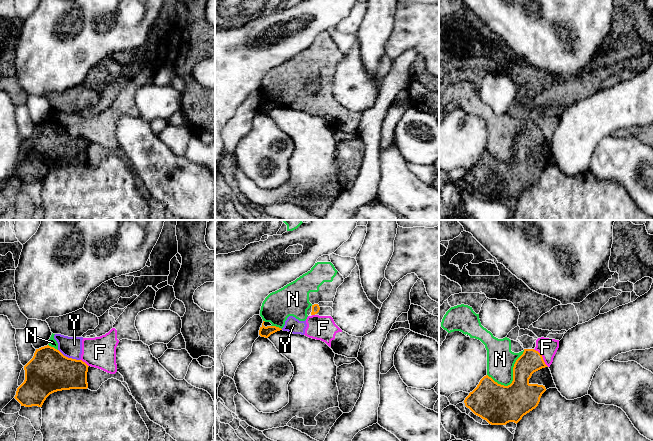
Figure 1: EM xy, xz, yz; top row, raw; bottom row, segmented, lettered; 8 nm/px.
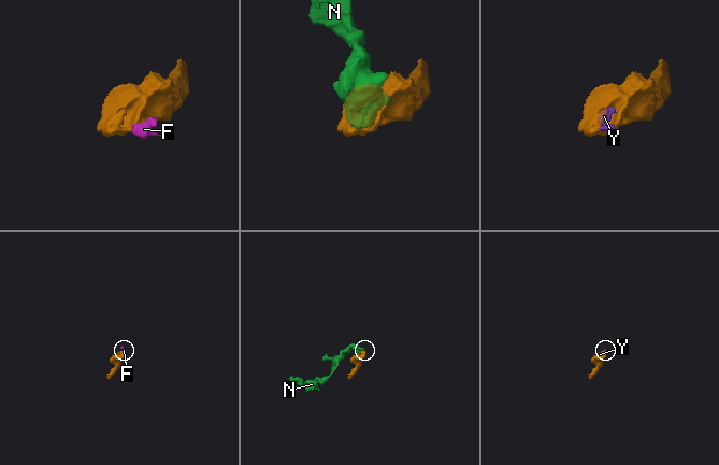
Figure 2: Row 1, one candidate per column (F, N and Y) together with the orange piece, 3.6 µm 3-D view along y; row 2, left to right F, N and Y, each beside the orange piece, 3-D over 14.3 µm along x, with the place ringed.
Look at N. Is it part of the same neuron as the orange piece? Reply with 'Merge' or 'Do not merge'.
Do not merge

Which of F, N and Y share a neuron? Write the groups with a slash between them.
F N Y

